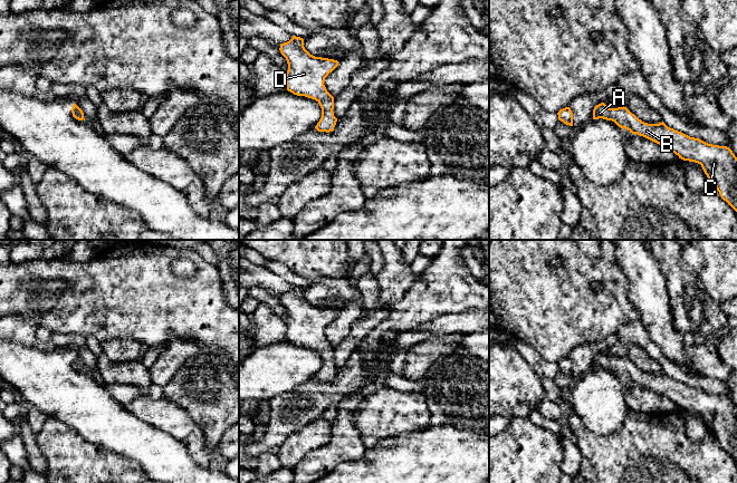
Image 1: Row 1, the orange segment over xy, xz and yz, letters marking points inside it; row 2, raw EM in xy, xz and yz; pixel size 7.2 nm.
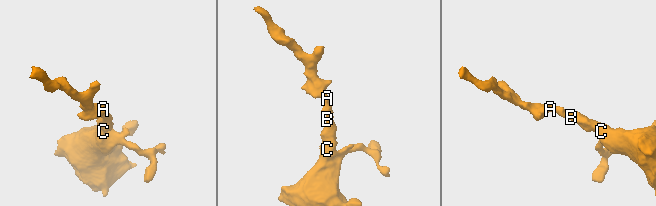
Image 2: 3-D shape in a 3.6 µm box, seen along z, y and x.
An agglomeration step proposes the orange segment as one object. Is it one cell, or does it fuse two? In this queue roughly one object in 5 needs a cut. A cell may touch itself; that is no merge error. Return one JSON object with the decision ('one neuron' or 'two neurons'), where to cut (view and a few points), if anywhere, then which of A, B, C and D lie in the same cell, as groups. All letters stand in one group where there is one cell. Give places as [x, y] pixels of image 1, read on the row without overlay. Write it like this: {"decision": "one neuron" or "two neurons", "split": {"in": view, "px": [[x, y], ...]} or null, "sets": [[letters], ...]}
{"decision": "one neuron", "split": null, "sets": [["A", "B", "C", "D"]]}

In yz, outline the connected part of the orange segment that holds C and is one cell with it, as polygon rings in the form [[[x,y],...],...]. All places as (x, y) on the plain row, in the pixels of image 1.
[[[604,352],[593,359],[593,369],[614,371],[622,379],[643,386],[667,396],[683,410],[701,415],[721,448],[737,462],[737,407],[727,396],[708,394],[668,377],[663,371],[648,374],[639,369],[626,357],[609,358]]]

